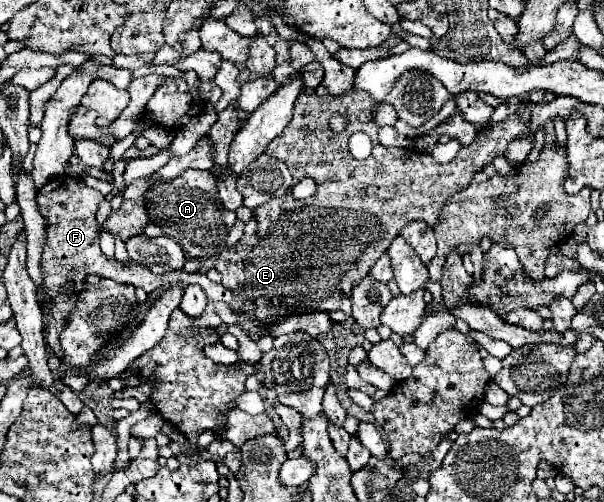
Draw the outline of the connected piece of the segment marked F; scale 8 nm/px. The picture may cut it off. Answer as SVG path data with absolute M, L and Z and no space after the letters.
M56 176L48 184L44 184L42 190L38 190L38 196L36 196L38 210L42 212L42 216L48 222L48 242L44 246L42 262L40 262L42 278L44 278L40 304L44 308L50 308L50 314L44 324L44 336L46 336L48 346L60 348L58 336L62 332L62 326L66 326L66 320L70 318L70 312L74 310L74 304L78 302L80 292L86 290L86 276L88 274L98 274L98 276L102 274L104 278L110 278L110 280L124 280L126 284L142 288L148 294L156 288L172 286L178 282L198 284L204 288L208 298L220 298L220 302L224 302L228 308L236 308L234 292L226 290L222 284L216 286L214 282L208 282L206 274L202 274L202 272L188 274L184 270L178 270L178 272L156 276L148 268L142 268L142 266L134 264L132 260L120 262L116 258L106 258L100 252L100 244L98 244L100 228L96 222L96 212L98 212L98 206L102 200L104 200L104 196L98 190L88 188L82 178L76 180L74 176Z

